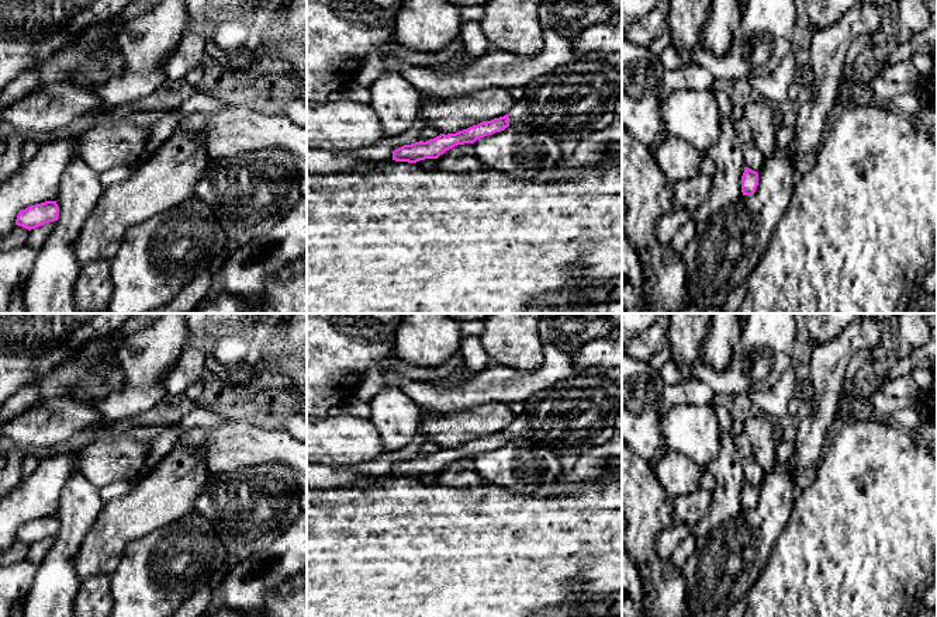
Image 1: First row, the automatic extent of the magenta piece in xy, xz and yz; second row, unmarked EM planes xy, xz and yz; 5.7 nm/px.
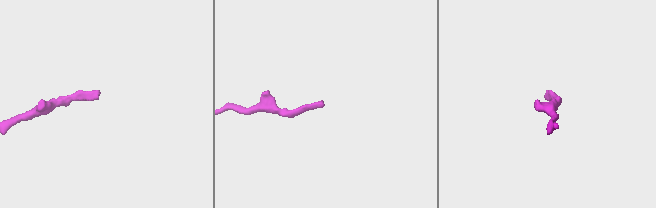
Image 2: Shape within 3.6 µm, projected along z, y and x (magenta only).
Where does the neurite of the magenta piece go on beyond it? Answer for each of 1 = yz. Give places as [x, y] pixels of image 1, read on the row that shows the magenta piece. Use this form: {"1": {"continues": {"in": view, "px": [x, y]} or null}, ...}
{"1": {"continues": null}}

